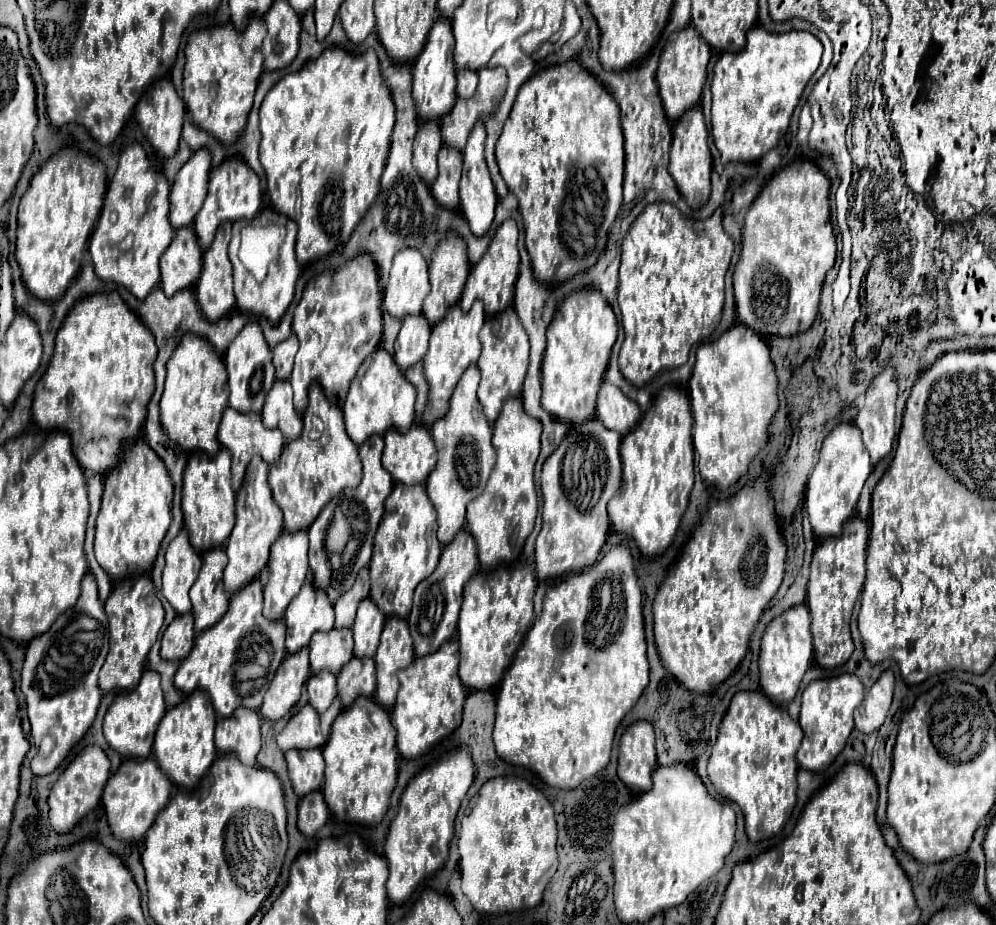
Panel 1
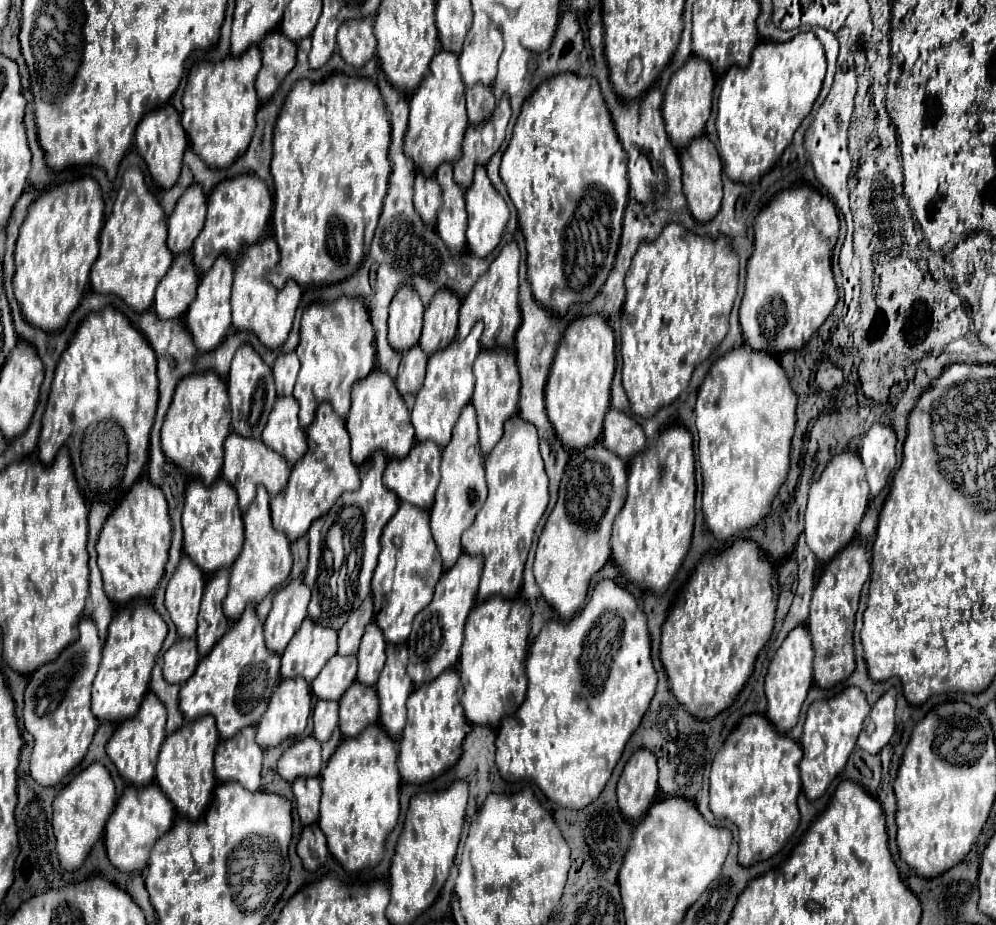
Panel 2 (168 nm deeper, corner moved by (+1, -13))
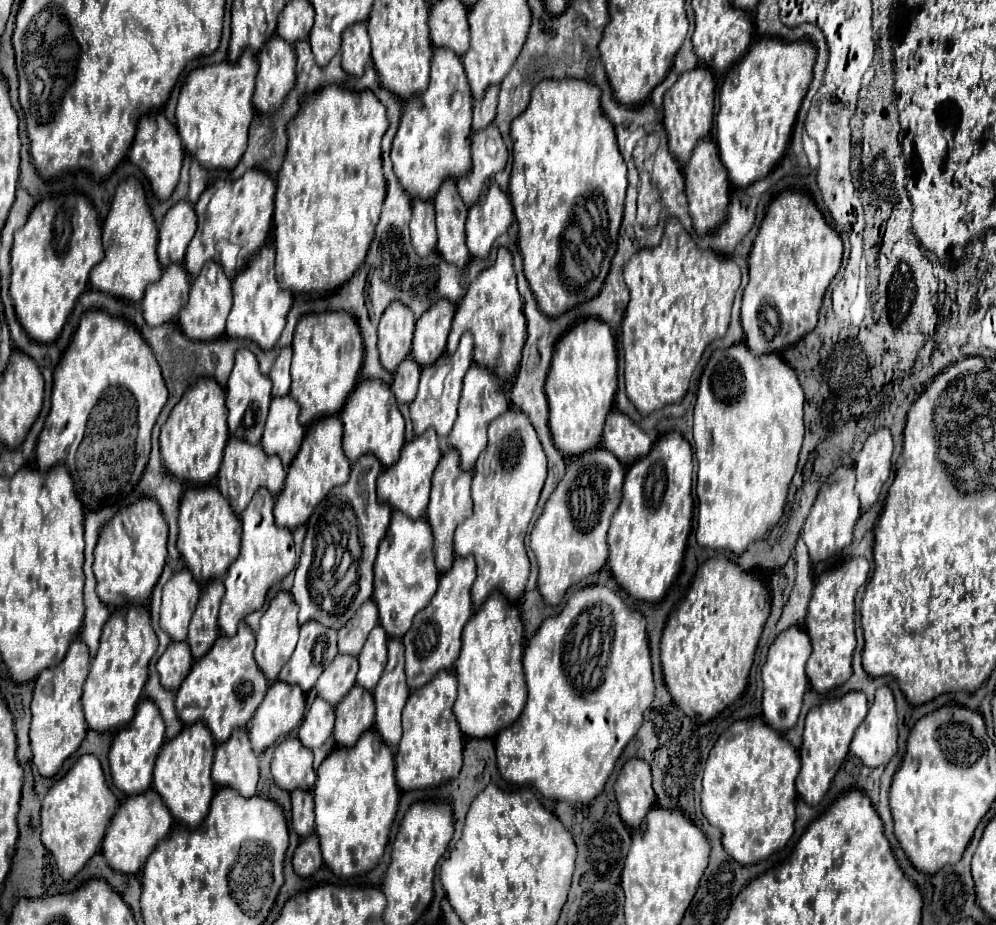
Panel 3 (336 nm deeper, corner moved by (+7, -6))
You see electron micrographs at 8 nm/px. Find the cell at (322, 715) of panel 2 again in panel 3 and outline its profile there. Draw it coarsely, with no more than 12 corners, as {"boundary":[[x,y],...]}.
{"boundary":[[316,698],[302,726],[300,740],[318,748],[334,730],[334,706]]}

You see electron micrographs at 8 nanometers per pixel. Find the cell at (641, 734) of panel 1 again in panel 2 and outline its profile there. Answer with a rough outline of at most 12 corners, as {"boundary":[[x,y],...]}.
{"boundary":[[636,751],[618,781],[618,807],[640,821],[658,795],[650,751]]}

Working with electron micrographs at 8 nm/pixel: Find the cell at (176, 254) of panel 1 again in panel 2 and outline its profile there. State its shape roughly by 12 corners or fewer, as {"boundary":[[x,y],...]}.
{"boundary":[[178,255],[158,285],[160,319],[182,317],[194,301],[198,271]]}

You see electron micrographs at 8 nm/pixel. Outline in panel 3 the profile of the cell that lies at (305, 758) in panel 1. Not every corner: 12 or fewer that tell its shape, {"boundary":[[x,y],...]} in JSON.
{"boundary":[[312,792],[292,798],[292,826],[300,838],[314,834]]}

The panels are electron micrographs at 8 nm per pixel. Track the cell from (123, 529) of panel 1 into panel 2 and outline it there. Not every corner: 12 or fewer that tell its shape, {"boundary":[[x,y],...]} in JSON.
{"boundary":[[138,481],[96,543],[116,605],[150,599],[168,561],[166,499]]}

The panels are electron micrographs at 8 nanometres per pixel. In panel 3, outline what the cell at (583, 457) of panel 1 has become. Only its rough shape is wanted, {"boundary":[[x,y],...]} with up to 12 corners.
{"boundary":[[606,448],[568,460],[530,534],[558,606],[604,566],[626,468]]}

